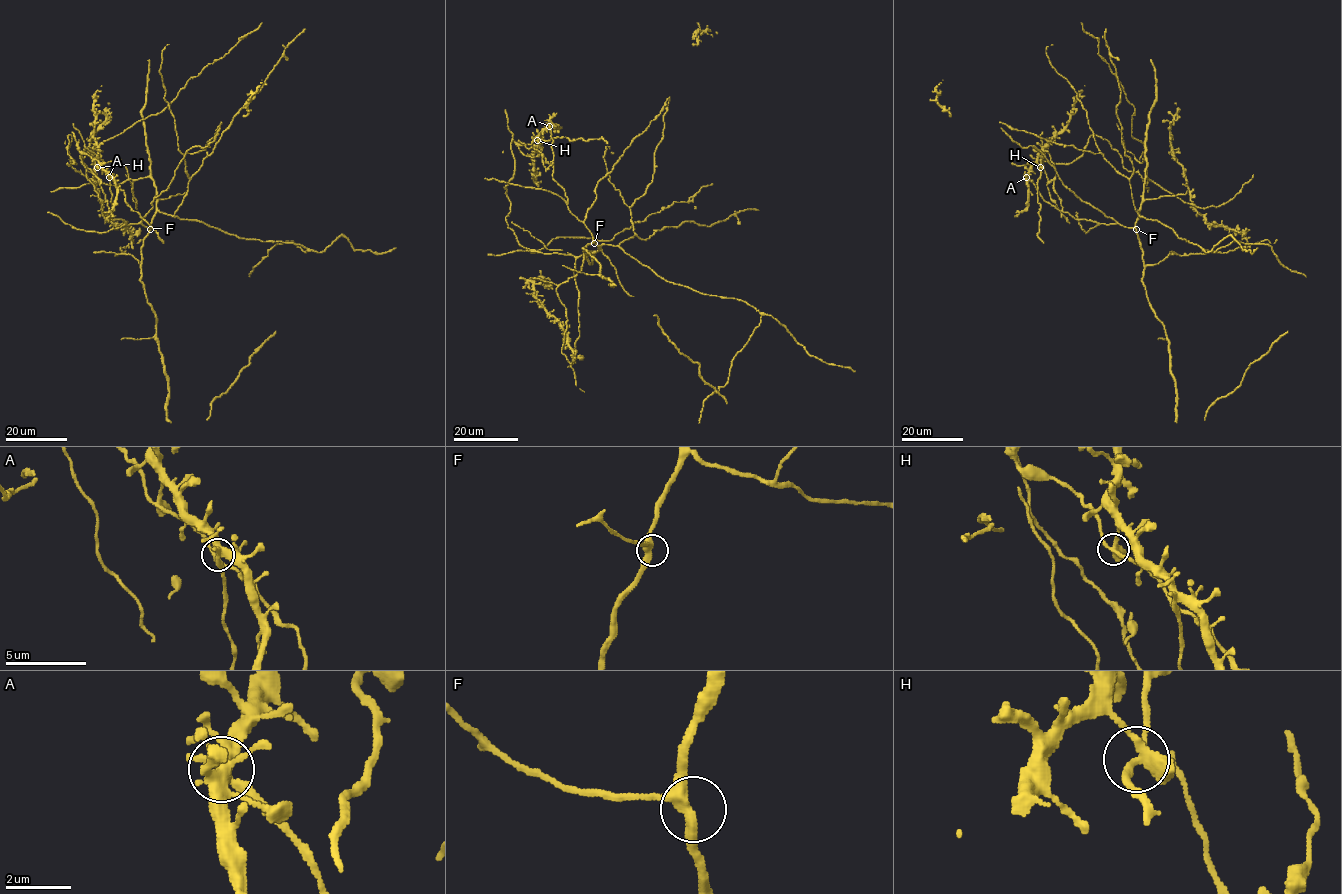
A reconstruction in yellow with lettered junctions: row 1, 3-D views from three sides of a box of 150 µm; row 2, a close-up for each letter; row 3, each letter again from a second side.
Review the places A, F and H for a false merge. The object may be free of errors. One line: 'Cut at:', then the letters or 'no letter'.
Cut at: H

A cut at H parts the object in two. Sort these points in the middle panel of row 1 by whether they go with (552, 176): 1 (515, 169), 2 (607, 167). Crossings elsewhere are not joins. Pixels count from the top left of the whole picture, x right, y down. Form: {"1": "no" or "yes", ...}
{"1": "yes", "2": "yes"}

